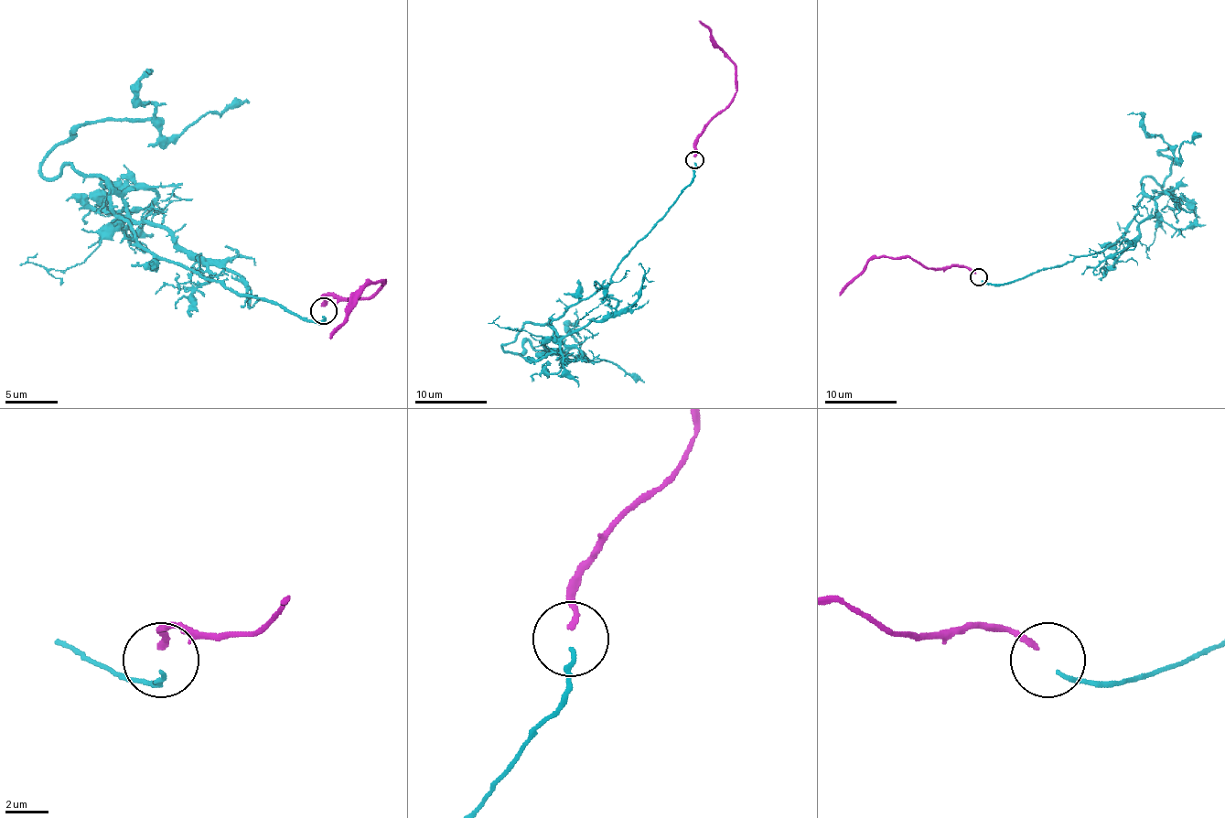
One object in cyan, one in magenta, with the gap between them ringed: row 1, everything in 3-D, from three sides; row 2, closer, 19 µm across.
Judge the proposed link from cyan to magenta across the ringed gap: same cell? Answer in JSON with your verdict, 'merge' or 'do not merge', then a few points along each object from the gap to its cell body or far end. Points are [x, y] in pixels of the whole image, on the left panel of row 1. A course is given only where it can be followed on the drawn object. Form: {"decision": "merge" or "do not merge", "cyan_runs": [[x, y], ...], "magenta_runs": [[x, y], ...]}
{"decision": "do not merge", "cyan_runs": [[323, 316], [155, 257], [100, 176], [68, 163], [41, 173], [91, 121], [178, 136], [250, 102]], "magenta_runs": [[323, 305], [326, 295], [370, 297], [383, 281], [370, 281], [331, 339]]}

